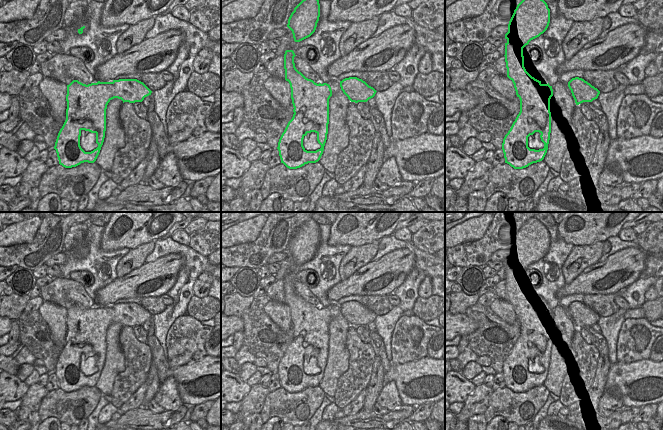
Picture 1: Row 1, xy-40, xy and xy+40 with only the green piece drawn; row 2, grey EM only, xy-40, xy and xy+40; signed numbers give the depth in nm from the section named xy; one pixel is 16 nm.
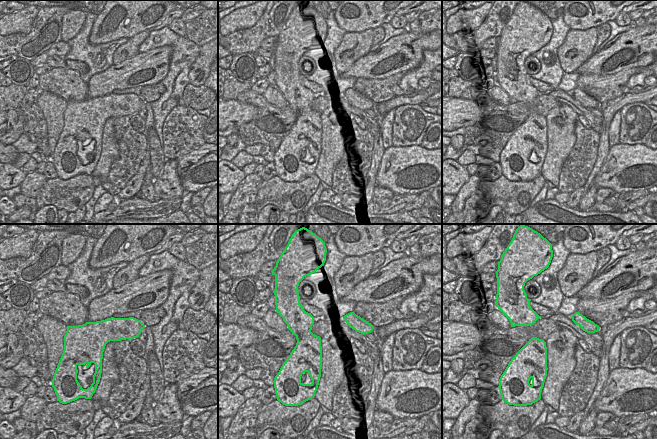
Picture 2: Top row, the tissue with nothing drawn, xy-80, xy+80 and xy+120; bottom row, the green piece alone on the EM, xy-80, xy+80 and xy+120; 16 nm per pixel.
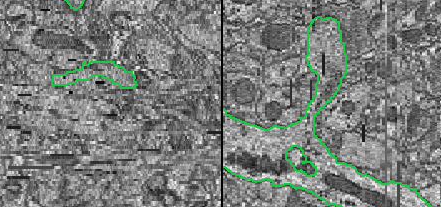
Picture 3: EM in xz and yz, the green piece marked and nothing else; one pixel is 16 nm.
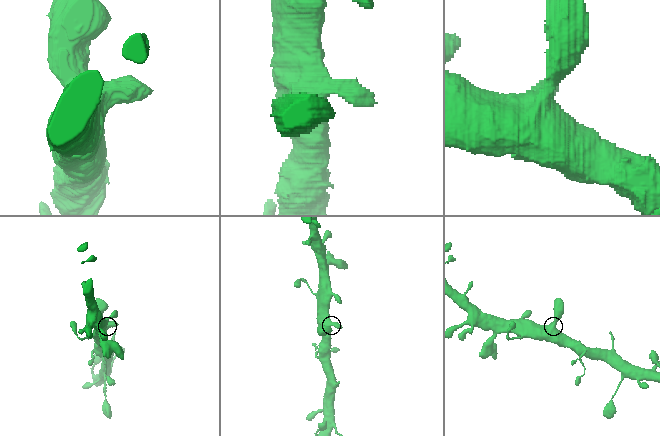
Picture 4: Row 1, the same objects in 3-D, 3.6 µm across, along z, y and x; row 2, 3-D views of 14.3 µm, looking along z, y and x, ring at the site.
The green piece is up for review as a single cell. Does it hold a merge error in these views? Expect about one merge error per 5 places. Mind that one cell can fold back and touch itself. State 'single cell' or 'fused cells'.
single cell

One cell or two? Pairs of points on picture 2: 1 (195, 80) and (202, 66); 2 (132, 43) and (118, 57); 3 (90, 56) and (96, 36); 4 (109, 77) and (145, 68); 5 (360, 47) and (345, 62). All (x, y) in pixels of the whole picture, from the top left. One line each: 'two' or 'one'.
1: one
2: one
3: two
4: one
5: one

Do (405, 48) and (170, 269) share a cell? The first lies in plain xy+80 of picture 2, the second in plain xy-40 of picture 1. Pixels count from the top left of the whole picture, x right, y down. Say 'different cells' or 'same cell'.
same cell

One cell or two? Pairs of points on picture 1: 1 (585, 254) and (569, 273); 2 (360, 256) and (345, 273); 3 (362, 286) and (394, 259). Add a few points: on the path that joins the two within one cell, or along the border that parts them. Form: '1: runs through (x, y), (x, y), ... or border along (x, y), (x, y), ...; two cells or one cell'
1: runs through (587, 260), (578, 270), (575, 270); one cell
2: runs through (355, 259), (347, 268); one cell
3: runs through (370, 279), (375, 278), (386, 267); one cell

